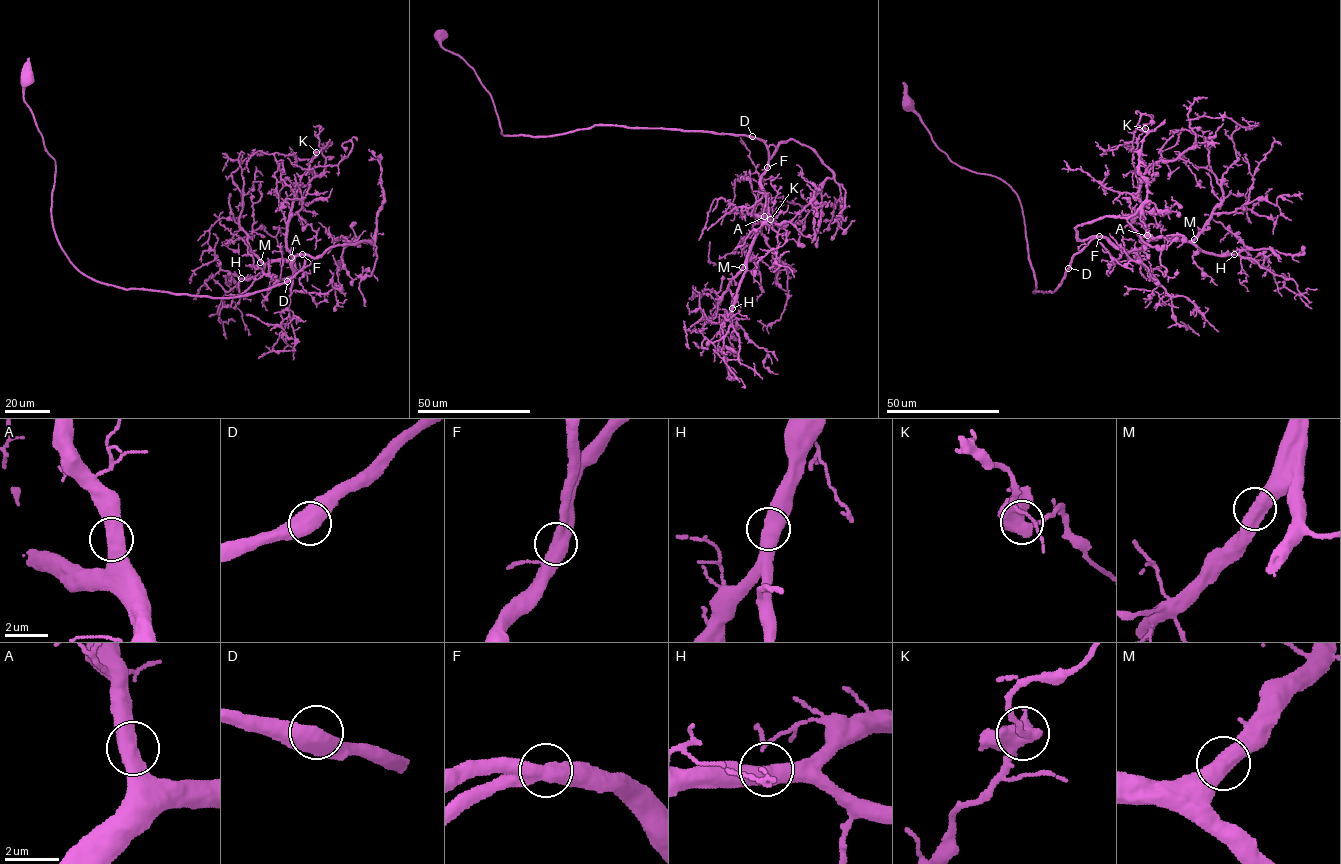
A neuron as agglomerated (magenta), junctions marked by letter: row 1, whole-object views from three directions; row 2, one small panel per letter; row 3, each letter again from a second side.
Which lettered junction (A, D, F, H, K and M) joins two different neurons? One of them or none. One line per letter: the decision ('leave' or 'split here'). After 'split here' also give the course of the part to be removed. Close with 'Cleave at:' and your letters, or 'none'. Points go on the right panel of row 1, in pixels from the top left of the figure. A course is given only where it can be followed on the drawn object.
A: leave
D: leave
F: leave
H: leave
K: leave
M: leave
Cleave at: none

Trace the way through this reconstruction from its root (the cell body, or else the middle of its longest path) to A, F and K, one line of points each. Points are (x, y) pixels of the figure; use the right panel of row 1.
A: (908, 104), (953, 162), (1017, 194), (1033, 293), (1056, 290), (1093, 239), (1134, 250), (1147, 235)
F: (908, 104), (953, 162), (999, 177), (1017, 194), (1033, 293), (1056, 290), (1072, 258), (1099, 236)
K: (908, 104), (953, 162), (1017, 194), (1034, 293), (1056, 290), (1096, 237), (1125, 250), (1146, 241), (1145, 128)

